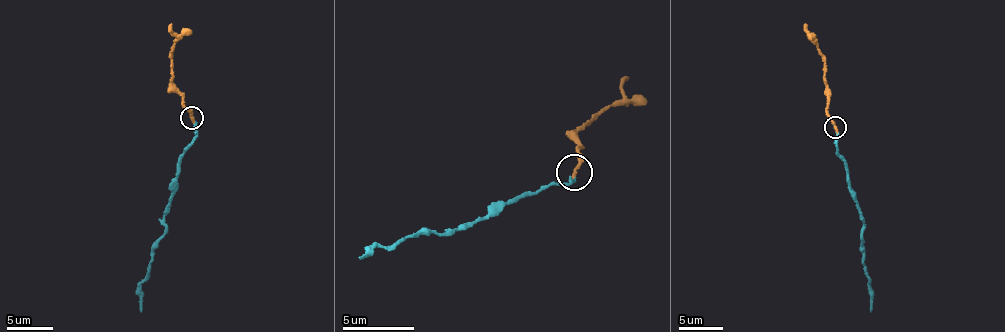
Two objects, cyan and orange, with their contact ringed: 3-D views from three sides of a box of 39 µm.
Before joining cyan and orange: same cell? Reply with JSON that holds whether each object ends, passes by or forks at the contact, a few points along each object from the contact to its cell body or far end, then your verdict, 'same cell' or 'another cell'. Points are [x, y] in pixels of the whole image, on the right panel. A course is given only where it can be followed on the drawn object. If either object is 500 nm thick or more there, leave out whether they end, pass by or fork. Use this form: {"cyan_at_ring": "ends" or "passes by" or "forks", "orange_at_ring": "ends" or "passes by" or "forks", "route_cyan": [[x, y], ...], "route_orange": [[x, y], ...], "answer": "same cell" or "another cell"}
{"cyan_at_ring": "ends", "orange_at_ring": "ends", "route_cyan": [[835, 127], [837, 149], [847, 169], [849, 192], [863, 223], [871, 312]], "route_orange": [[835, 127], [828, 111], [824, 56], [811, 39], [805, 23]], "answer": "same cell"}

